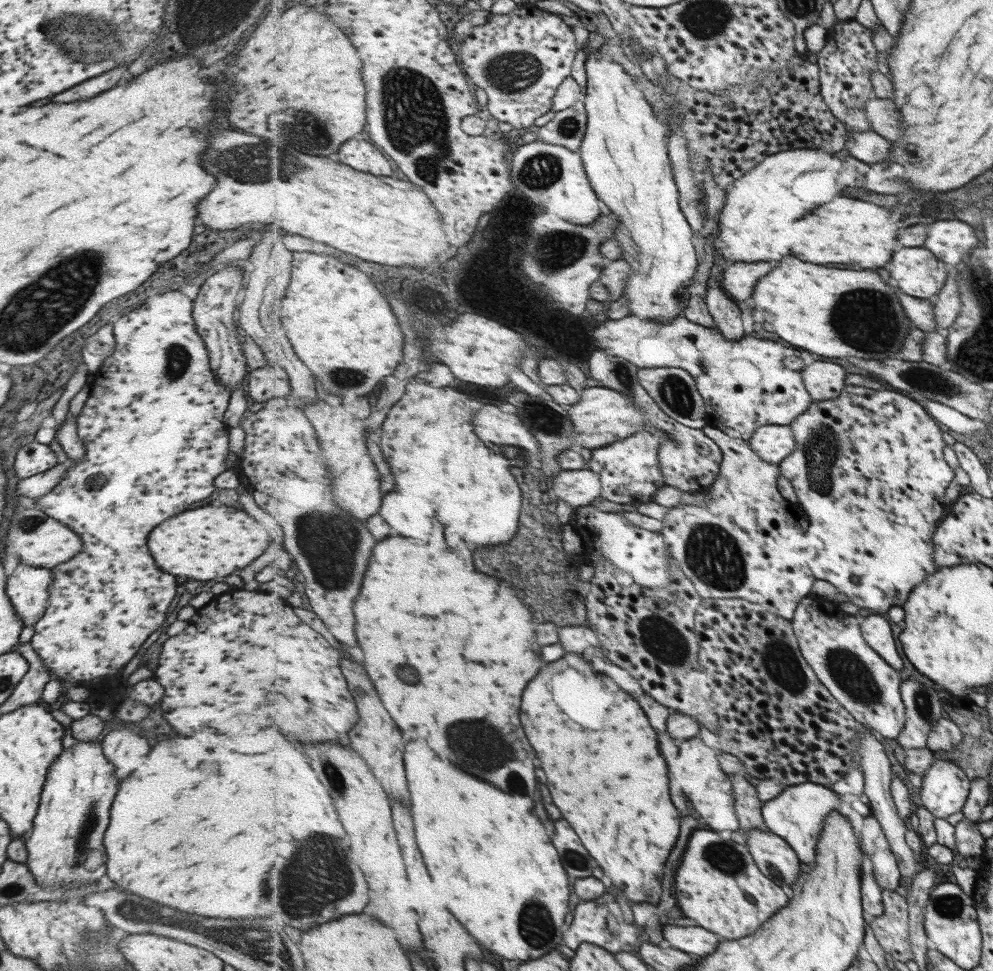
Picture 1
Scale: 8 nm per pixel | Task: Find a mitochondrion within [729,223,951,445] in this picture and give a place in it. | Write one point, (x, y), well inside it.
(887, 320)

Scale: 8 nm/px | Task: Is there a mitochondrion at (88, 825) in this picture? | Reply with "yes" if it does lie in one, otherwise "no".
yes

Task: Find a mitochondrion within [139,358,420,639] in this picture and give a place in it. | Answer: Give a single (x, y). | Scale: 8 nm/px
(331, 545)

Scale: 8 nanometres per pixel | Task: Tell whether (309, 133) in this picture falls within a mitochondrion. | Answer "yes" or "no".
yes

